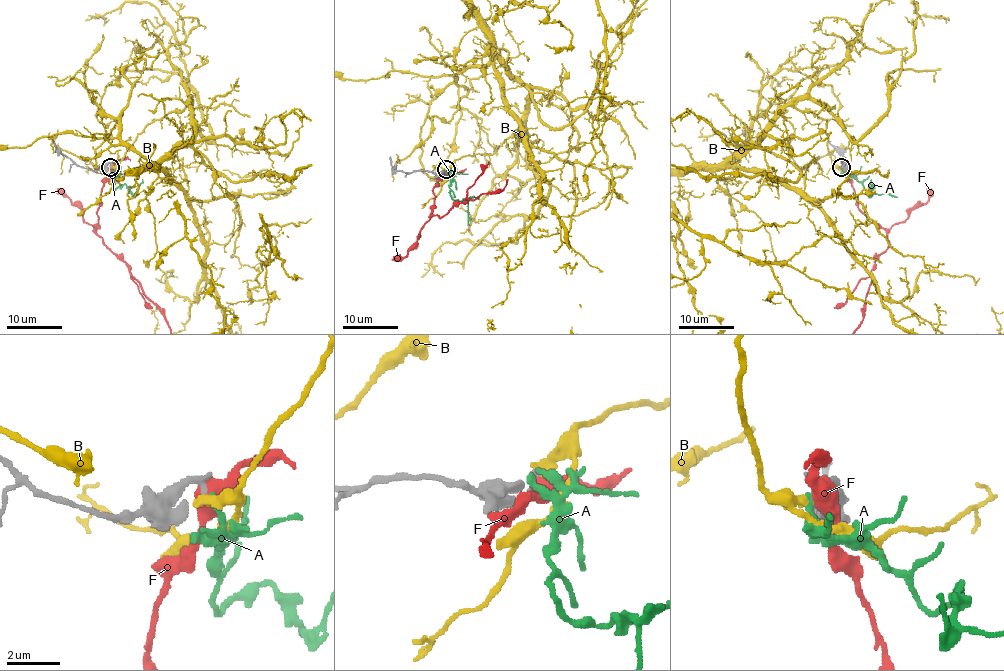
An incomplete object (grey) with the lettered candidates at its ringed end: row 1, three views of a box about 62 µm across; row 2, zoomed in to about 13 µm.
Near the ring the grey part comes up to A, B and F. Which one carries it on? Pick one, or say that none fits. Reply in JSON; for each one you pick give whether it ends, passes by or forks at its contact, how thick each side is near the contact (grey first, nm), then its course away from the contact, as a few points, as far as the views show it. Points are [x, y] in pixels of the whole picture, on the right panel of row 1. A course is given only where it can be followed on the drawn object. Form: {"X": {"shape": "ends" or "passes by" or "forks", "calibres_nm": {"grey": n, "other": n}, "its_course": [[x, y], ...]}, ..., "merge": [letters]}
{"merge": []}

